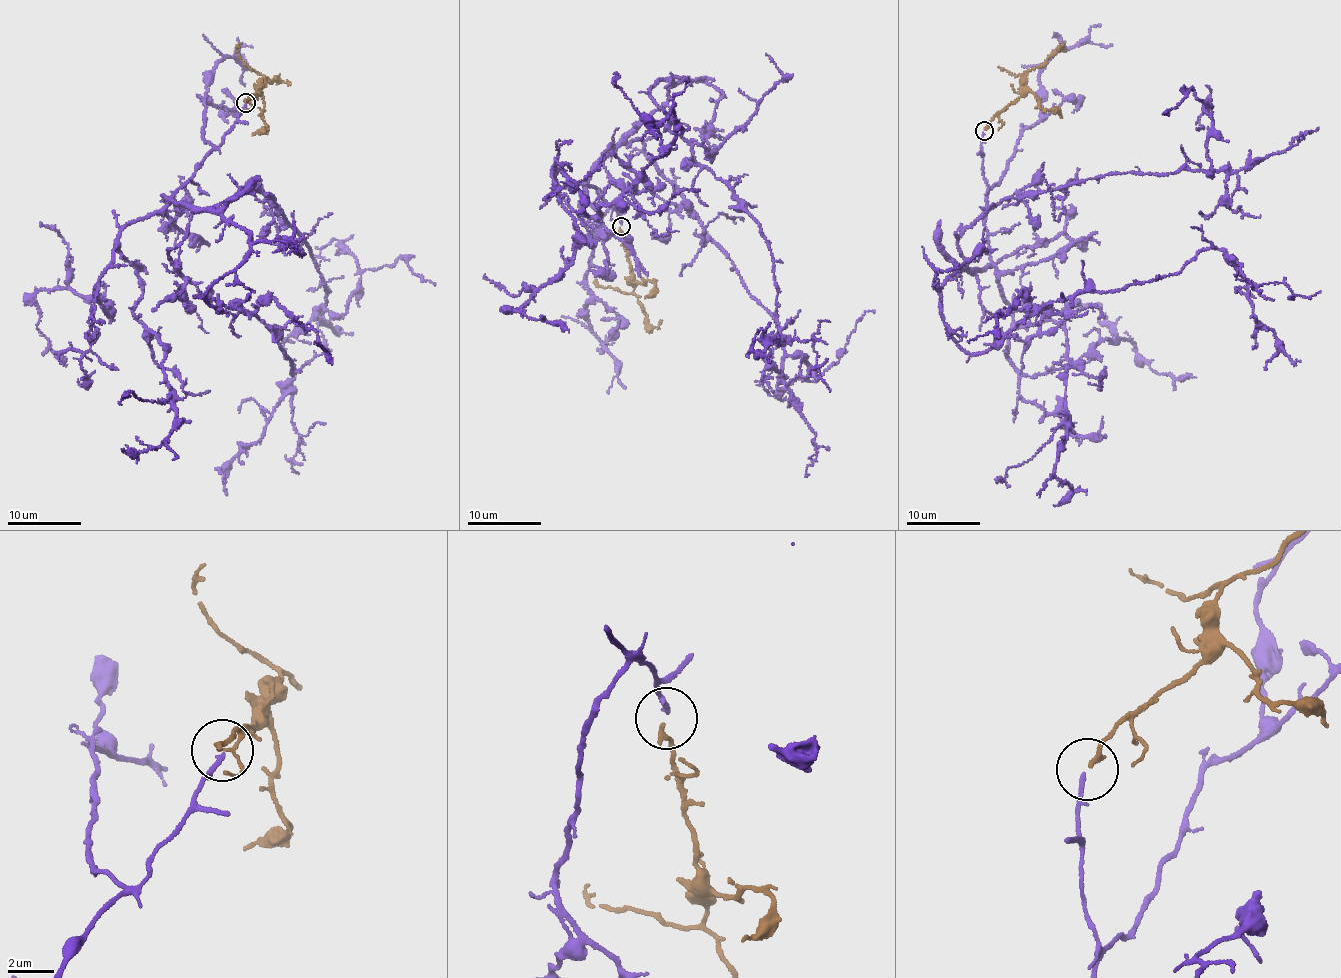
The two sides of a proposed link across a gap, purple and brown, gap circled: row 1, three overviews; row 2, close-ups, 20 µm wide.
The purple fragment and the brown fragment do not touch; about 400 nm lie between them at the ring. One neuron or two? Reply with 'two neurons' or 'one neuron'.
one neuron

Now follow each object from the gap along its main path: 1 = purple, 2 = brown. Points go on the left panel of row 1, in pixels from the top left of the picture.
1: (246, 103), (172, 198), (250, 234), (204, 298), (261, 319), (294, 367), (226, 481)
2: (245, 101), (257, 93), (259, 82), (265, 78), (269, 81), (278, 80), (290, 85)

